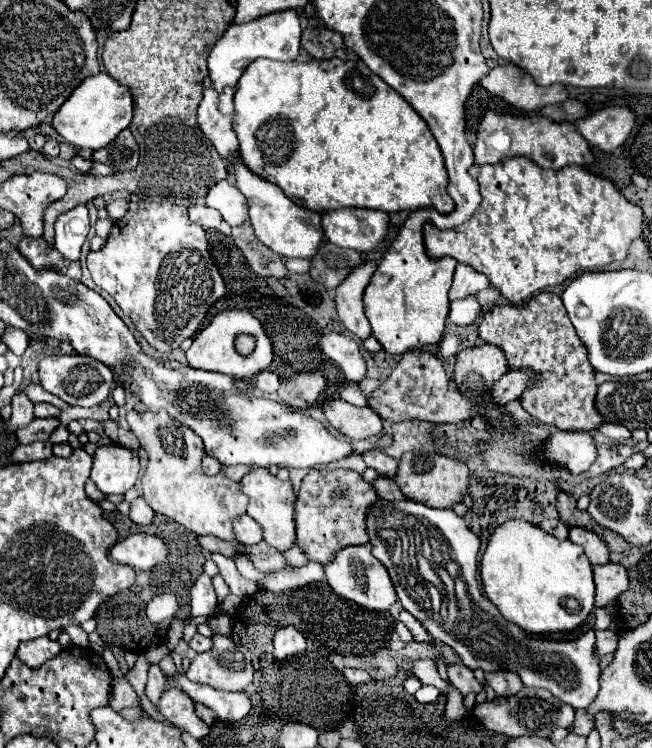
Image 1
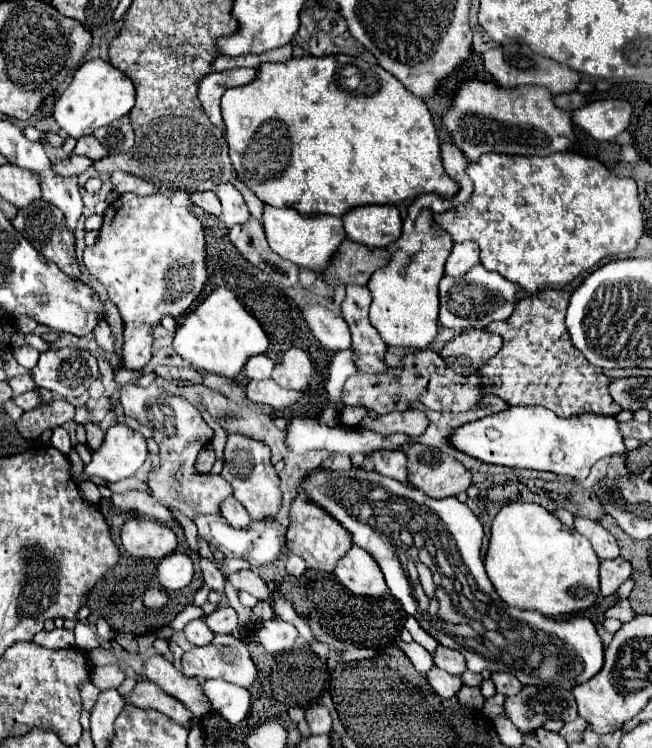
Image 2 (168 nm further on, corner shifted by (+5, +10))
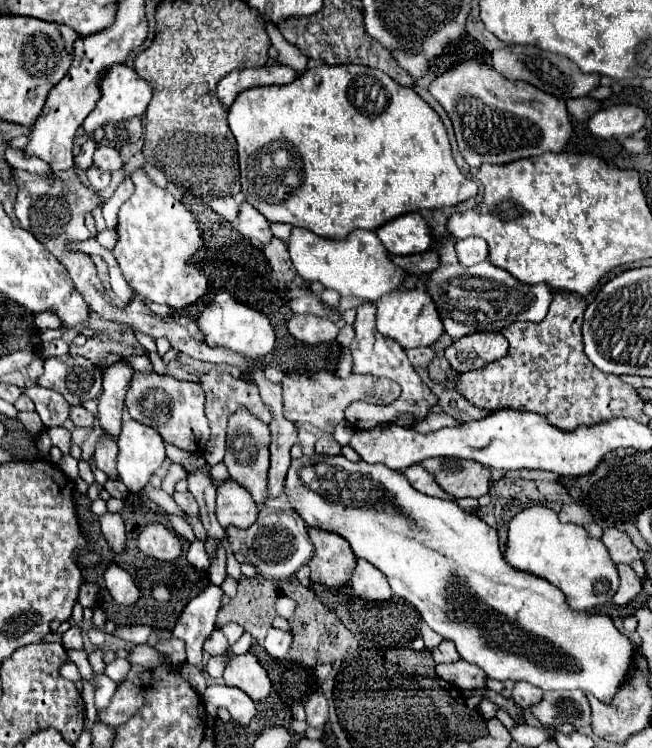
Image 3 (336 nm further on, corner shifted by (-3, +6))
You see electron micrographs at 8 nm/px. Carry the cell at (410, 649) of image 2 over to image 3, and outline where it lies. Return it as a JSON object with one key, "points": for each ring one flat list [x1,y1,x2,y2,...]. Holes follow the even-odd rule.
{"points":[[458,660,456,664,438,664,436,672,442,680,454,684,456,688,484,688,486,674,466,660]]}

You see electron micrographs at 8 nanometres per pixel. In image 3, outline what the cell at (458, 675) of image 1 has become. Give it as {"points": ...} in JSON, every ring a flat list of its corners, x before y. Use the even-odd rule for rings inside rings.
{"points":[[444,640,438,648,432,650,432,658,434,658,436,664,454,664,454,662,460,660,460,654,458,654,454,642]]}

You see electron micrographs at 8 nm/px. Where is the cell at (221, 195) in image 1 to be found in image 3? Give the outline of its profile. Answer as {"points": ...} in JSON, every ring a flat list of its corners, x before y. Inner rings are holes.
{"points":[[248,202,240,204,240,212,238,212,238,226,236,230,248,238,254,246,262,246,268,244,272,238,272,232,268,228,268,220]]}

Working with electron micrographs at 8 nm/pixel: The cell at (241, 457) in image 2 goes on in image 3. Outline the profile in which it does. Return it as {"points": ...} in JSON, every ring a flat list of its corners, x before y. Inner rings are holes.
{"points":[[238,410,228,422,228,440,226,440,226,456,224,464,228,466,230,478,246,488,256,504,264,504,268,498,268,468,270,468,270,430,264,422,248,414,246,410]]}

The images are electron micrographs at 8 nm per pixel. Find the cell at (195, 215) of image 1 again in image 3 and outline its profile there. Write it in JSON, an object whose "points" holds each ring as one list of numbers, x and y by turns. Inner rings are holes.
{"points":[[226,196,226,198,214,198,210,202,210,208,214,212,218,212,222,218,226,218,228,222,234,222,236,216,238,216,238,202,234,198,230,198,230,196]]}

